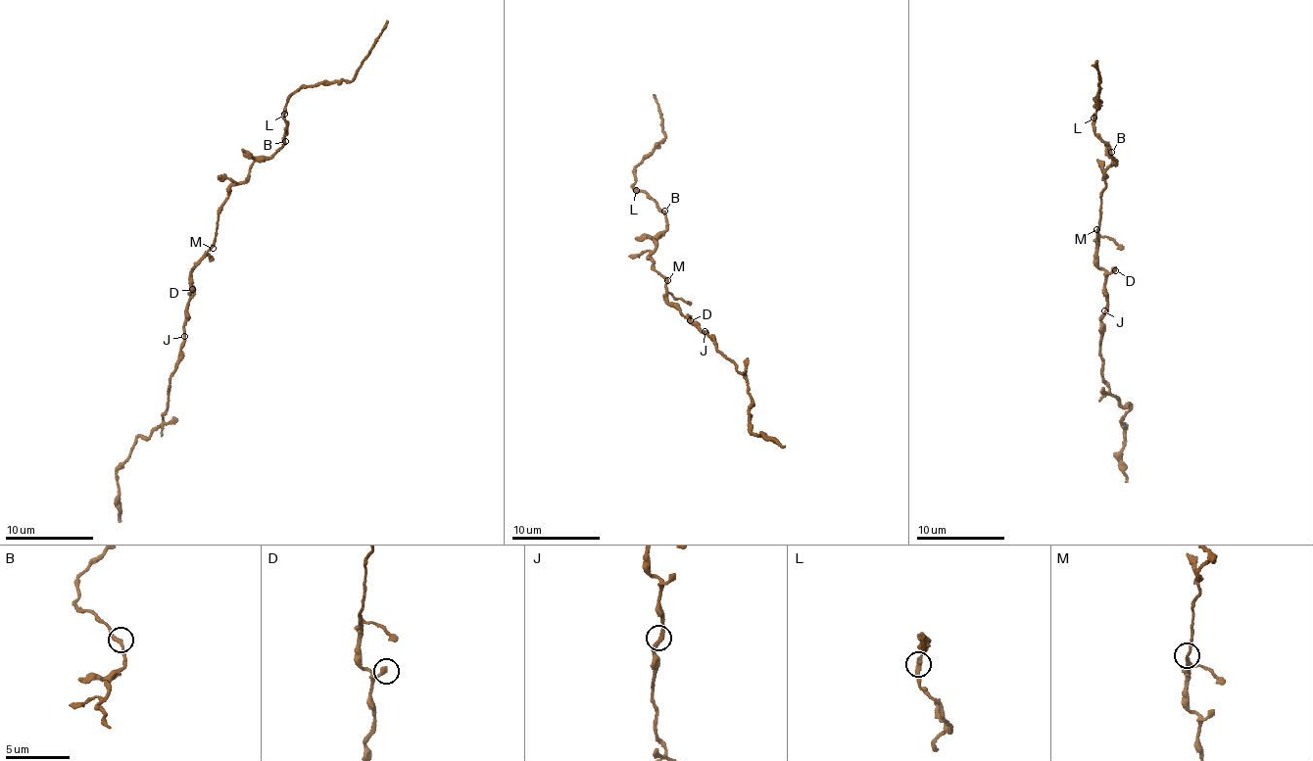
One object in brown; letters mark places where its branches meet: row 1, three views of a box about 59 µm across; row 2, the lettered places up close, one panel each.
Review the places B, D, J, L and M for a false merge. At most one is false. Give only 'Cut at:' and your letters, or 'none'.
Cut at: none

